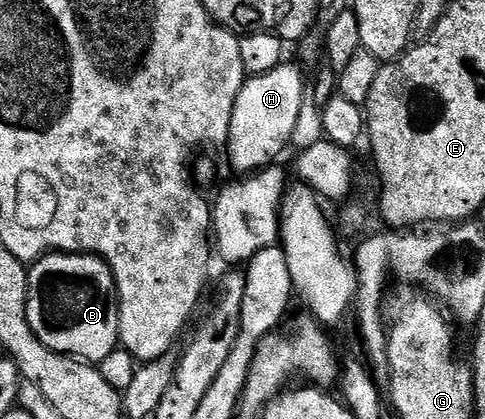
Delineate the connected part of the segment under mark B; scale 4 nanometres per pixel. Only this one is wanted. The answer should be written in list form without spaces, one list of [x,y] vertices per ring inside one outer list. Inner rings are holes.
[[[50,252],[32,261],[28,274],[27,322],[43,346],[94,366],[118,351],[117,287],[105,260],[88,252]]]

